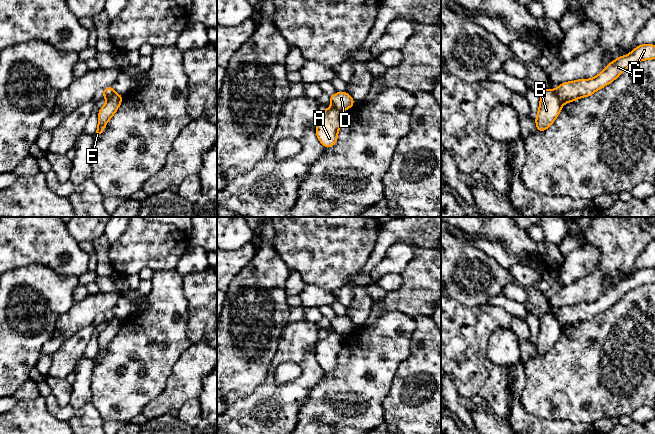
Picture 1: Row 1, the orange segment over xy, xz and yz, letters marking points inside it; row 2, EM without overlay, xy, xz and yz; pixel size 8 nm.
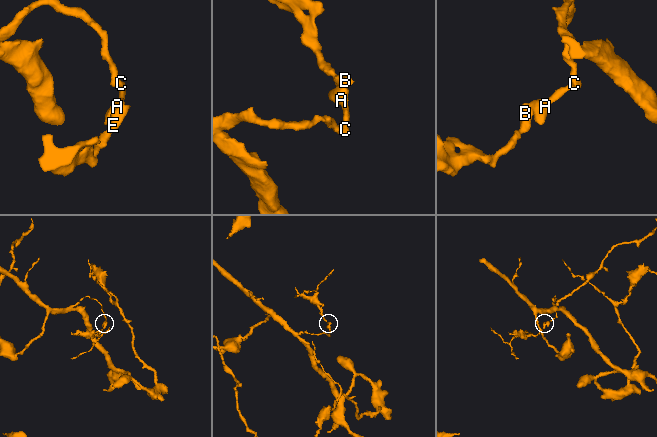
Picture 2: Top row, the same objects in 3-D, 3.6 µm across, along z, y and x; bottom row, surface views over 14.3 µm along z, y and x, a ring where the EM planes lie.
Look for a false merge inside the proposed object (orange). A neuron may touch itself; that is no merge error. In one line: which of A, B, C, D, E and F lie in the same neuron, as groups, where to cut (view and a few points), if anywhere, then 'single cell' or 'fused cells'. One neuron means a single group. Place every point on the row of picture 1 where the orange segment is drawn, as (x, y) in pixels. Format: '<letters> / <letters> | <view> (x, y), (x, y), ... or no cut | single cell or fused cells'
A C F / B D E | yz (553, 91), (562, 104) | fused cells

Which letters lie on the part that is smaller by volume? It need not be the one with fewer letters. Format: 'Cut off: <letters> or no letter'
Cut off: B, D, E

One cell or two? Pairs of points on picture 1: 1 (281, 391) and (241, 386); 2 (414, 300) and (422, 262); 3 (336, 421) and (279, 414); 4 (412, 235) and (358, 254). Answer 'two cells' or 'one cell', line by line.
1: two cells
2: one cell
3: two cells
4: two cells

